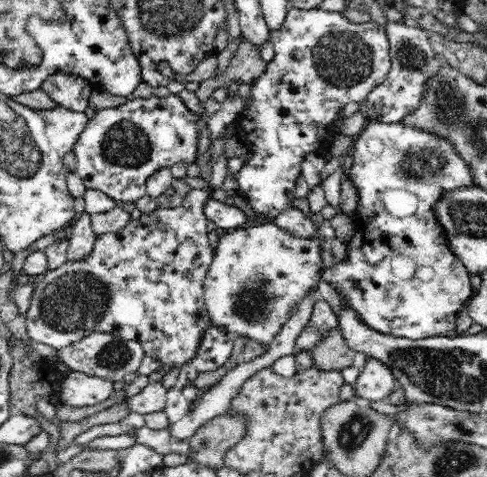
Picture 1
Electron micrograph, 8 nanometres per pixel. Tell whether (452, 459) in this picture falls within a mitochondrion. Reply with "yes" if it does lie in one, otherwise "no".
yes

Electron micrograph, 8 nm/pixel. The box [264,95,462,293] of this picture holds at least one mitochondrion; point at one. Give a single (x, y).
(415, 165)

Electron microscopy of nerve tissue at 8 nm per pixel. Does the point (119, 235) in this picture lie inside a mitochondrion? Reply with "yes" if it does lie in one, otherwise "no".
no

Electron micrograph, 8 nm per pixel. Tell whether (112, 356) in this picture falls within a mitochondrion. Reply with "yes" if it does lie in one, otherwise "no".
yes

